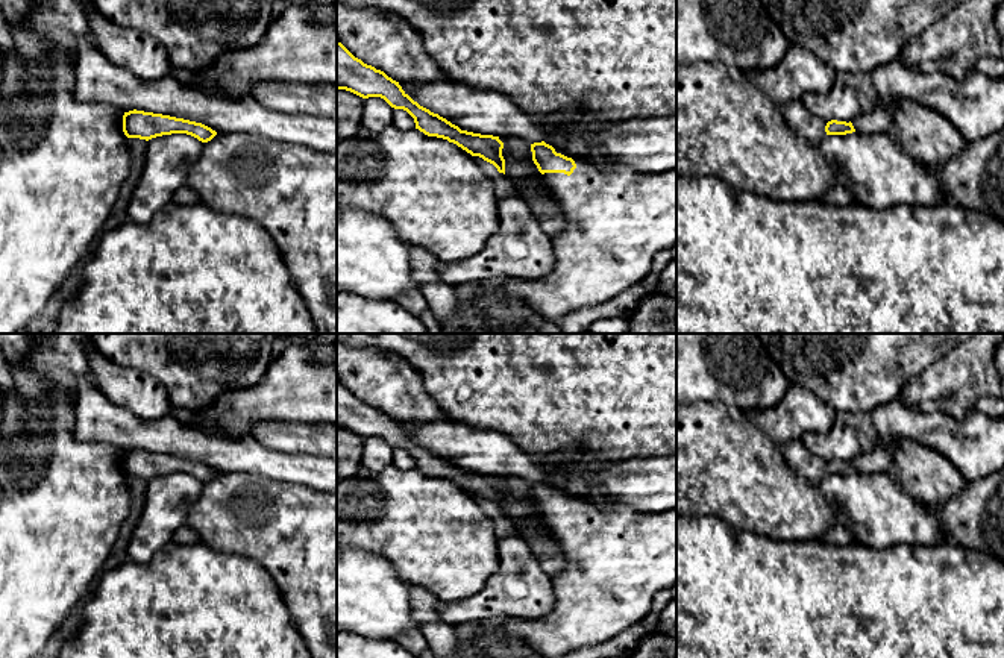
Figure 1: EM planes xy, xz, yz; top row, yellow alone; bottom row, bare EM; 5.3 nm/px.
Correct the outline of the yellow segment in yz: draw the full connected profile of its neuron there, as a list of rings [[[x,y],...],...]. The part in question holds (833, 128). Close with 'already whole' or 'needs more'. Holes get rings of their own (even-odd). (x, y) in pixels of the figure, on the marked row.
[[[899,59],[877,67],[871,77],[877,92],[872,109],[849,123],[828,121],[827,135],[884,133],[893,123],[892,108],[901,100],[913,100],[942,114],[966,143],[1004,129],[1004,77],[972,70],[963,80],[955,80],[940,71],[913,71]]]; needs more

